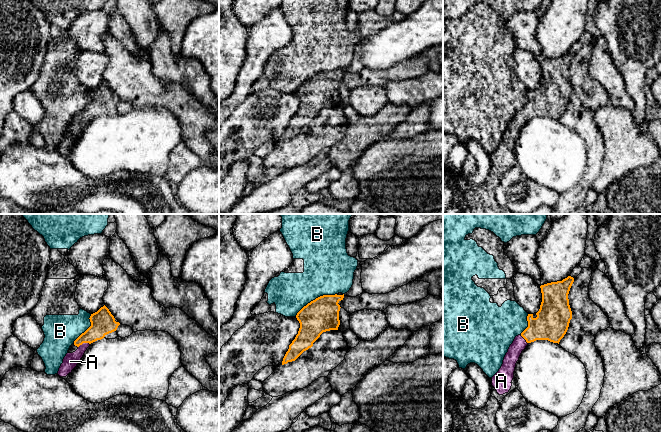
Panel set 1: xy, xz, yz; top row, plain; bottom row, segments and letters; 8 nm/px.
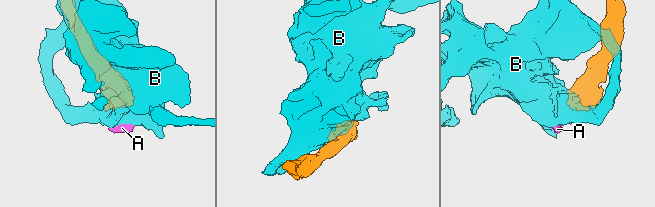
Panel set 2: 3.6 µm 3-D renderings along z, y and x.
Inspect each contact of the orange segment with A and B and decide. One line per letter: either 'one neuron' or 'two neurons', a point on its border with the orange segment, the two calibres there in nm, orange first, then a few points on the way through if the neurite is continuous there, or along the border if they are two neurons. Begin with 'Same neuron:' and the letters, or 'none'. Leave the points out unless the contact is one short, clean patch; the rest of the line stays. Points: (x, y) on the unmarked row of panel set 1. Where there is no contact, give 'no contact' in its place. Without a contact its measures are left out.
Same neuron: A
A: one neuron; meets orange in xy at (83, 118); 190 nm thick on the orange side, 120 nm on the other; runs through xy (103, 98), (83, 118), (81, 126), (70, 137)
B: two neurons; meets orange in xz at (316, 74); 280 nm thick on the orange side, 400 nm on the other

